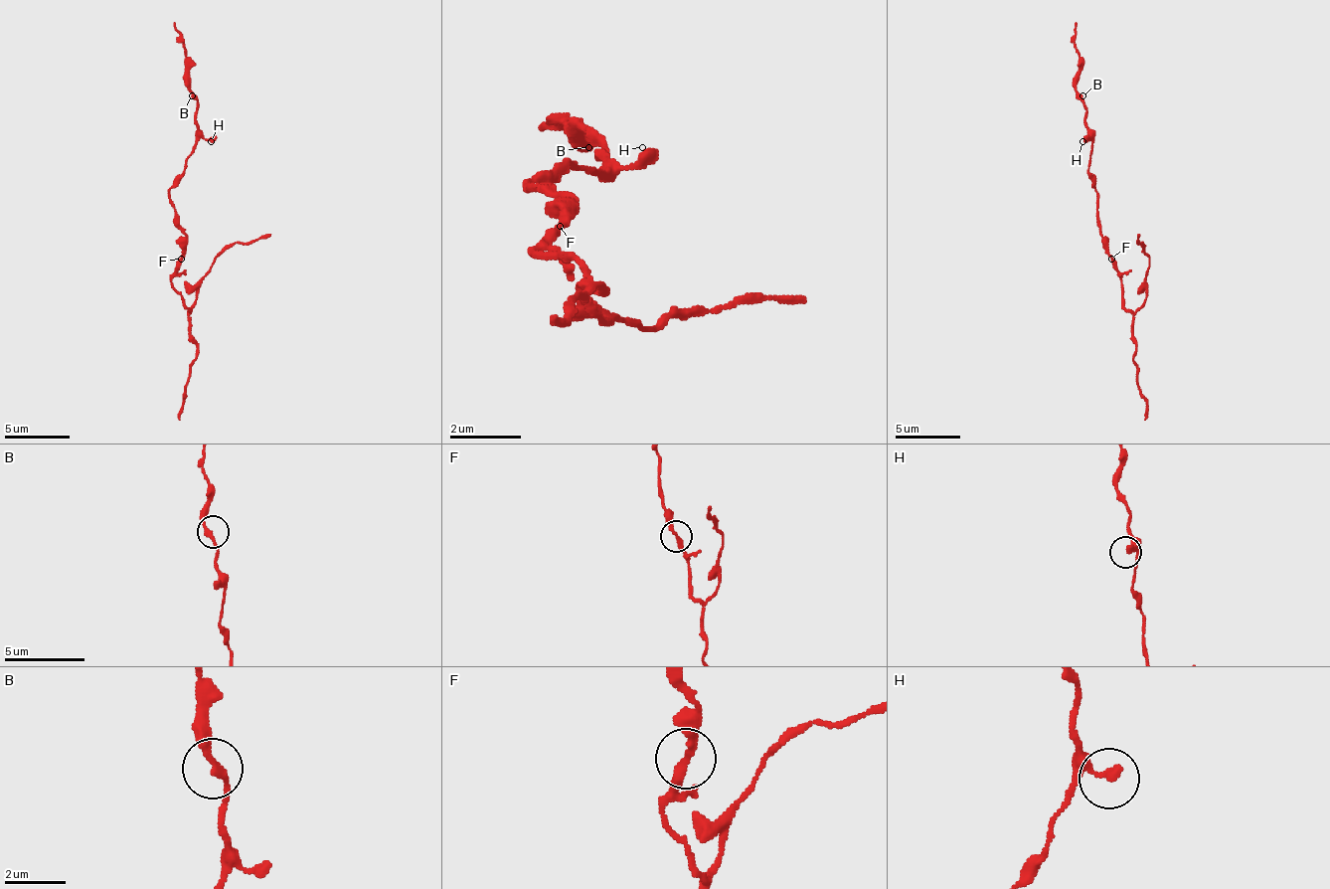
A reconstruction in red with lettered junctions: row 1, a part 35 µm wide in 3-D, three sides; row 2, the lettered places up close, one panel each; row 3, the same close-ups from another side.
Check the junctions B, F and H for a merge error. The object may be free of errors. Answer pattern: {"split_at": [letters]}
{"split_at": []}

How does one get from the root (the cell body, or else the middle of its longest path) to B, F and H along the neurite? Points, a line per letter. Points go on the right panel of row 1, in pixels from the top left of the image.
B: (1099, 230), (1096, 177), (1089, 170), (1092, 131), (1086, 124), (1082, 95)
F: (1099, 230), (1102, 233), (1102, 249), (1112, 259)
H: (1099, 230), (1096, 177), (1089, 170), (1092, 141), (1089, 138), (1082, 141)

